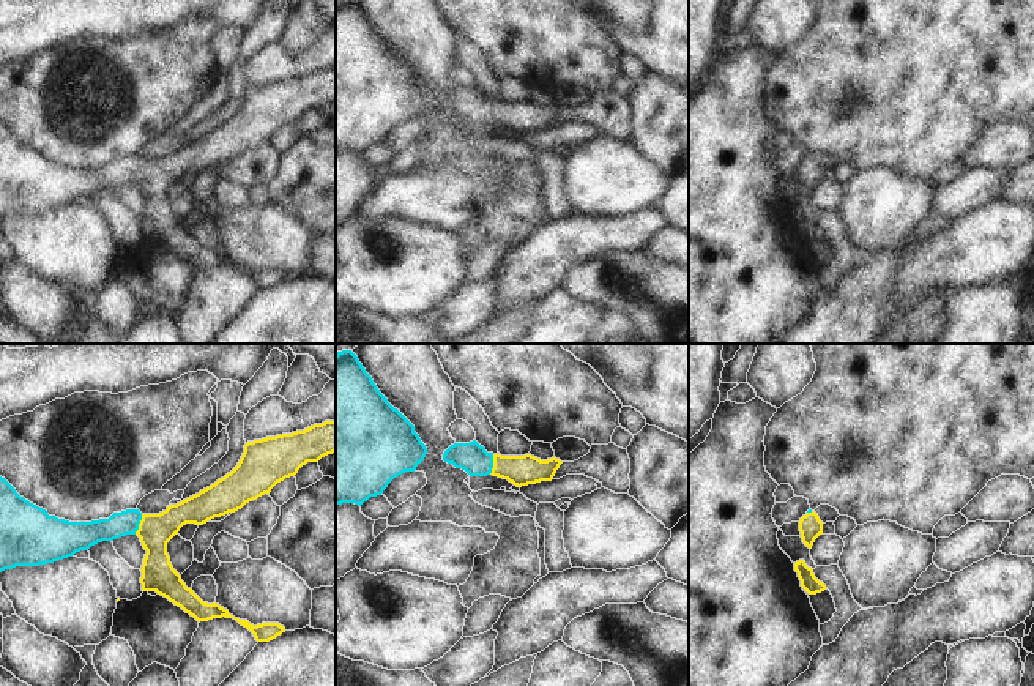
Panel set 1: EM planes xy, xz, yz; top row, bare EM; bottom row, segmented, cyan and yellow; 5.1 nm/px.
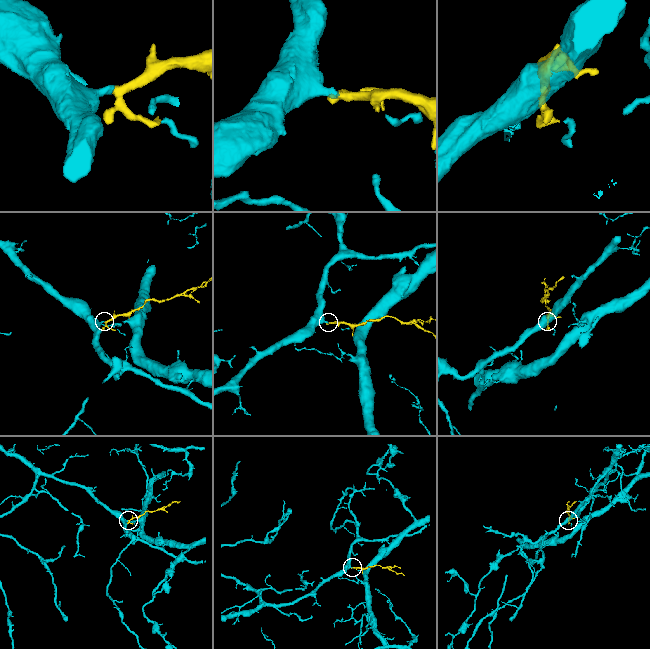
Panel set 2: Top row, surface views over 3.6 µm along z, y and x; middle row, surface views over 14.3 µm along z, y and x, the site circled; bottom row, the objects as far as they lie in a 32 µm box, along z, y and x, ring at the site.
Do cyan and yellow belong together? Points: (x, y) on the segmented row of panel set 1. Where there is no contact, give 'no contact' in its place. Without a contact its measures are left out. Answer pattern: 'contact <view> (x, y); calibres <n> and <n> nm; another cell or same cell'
contact xy (137, 524); calibres 130 and 180 nm; same cell

